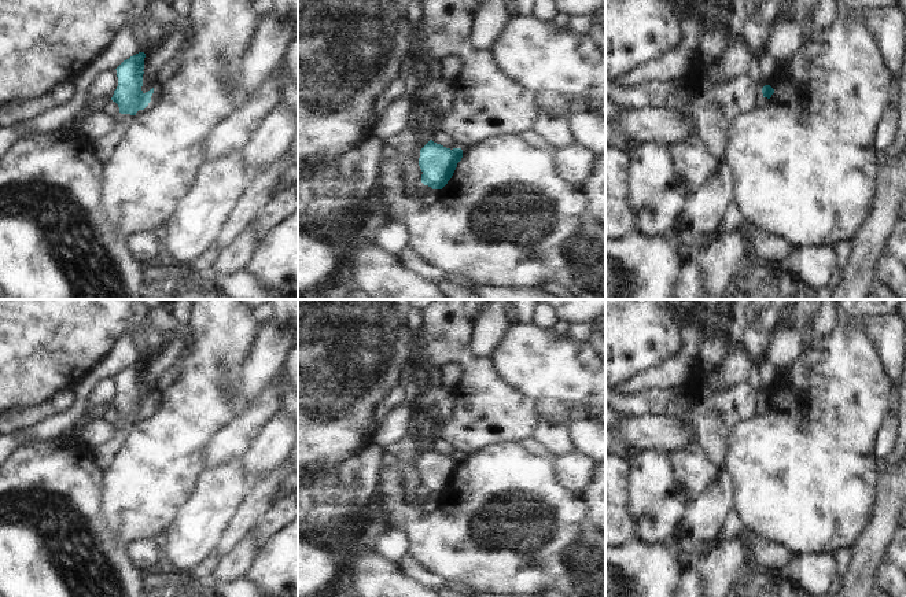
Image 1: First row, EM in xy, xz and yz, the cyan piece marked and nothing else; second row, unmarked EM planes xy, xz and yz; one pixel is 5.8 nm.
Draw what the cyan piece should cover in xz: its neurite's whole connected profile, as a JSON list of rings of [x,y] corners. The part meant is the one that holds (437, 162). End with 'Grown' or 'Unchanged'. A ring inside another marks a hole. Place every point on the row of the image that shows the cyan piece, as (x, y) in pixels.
[[[430,140],[420,150],[421,183],[432,189],[442,189],[452,178],[461,158],[461,148],[450,150]]]. Unchanged.

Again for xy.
[[[139,52],[124,60],[115,70],[118,77],[118,86],[111,97],[119,107],[121,114],[136,115],[139,110],[144,110],[151,102],[154,88],[143,92],[144,74],[144,52]]]. Unchanged.

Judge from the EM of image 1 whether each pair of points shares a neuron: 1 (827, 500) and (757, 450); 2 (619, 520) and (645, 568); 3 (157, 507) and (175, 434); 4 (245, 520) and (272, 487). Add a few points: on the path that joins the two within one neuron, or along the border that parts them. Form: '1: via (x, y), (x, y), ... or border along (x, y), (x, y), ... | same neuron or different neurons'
1: via (809, 482), (795, 468), (774, 461) | same neuron
2: border along (628, 542), (619, 548) | different neurons
3: via (157, 489), (157, 470), (166, 452) | same neuron
4: via (250, 512), (264, 496) | same neuron

